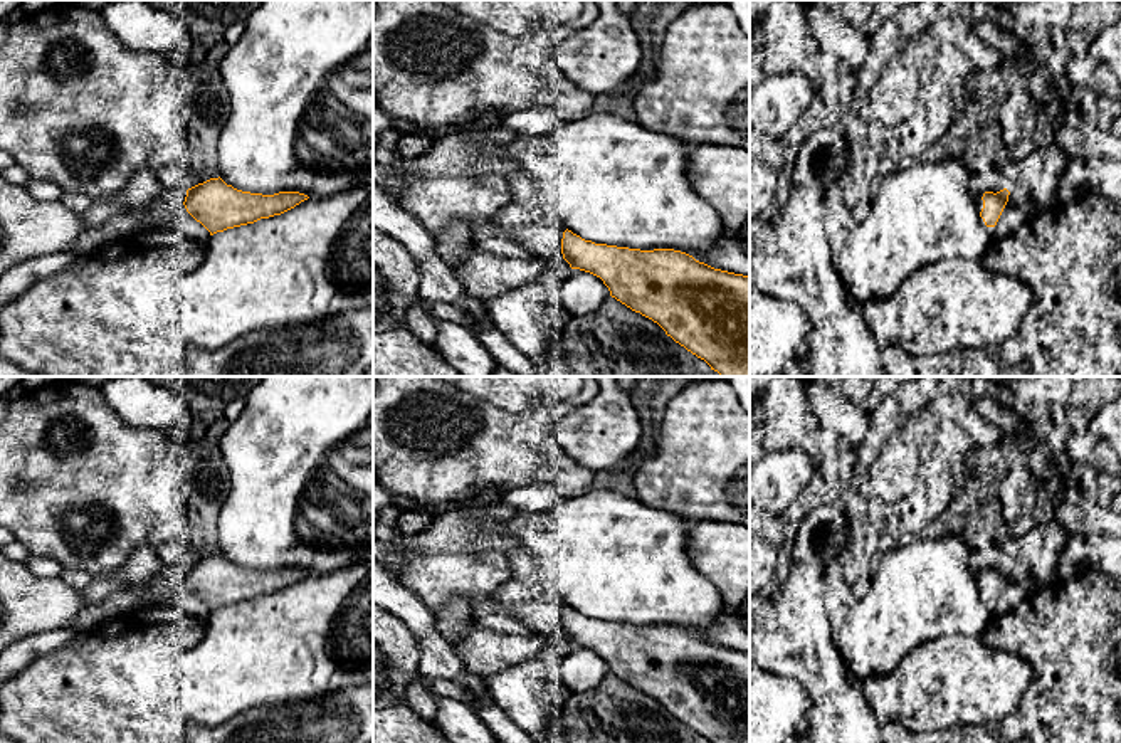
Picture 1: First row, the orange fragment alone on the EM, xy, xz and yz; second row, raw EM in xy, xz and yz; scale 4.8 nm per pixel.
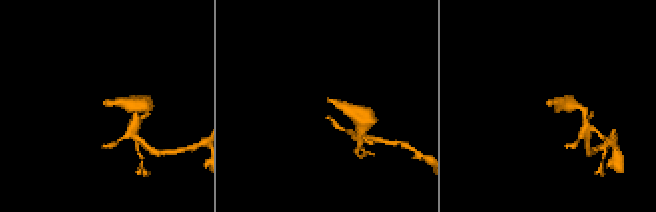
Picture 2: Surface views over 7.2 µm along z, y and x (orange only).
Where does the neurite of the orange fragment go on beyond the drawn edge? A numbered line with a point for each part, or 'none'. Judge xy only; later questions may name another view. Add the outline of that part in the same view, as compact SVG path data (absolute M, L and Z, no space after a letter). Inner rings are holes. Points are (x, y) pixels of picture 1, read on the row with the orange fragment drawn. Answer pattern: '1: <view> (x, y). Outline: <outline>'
1: xy (172, 197). Outline: M166 185L151 202L145 203L145 213L138 222L138 230L153 232L166 227L166 213L178 212L187 197L187 188Z

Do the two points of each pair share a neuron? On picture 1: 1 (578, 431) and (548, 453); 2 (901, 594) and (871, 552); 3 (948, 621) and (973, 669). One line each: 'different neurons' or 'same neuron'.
1: different neurons
2: different neurons
3: different neurons

